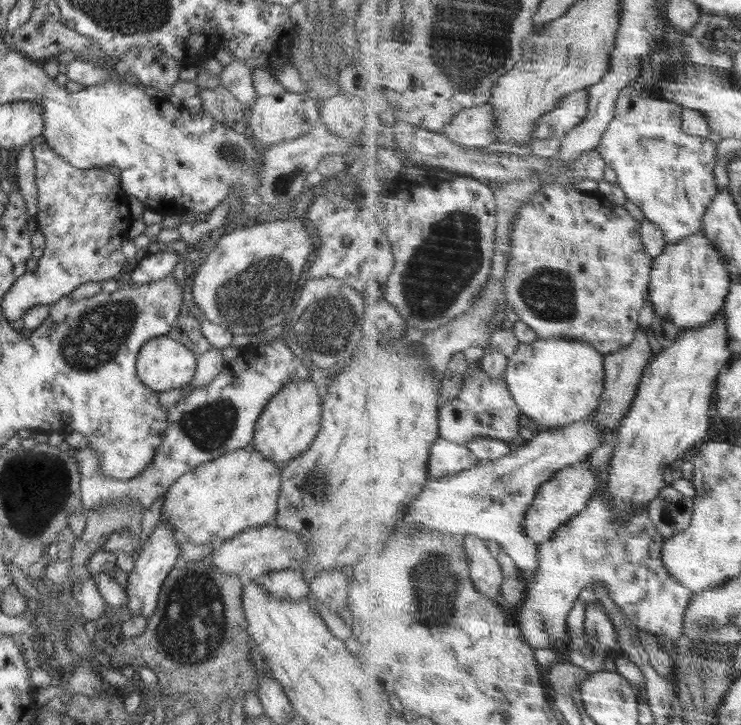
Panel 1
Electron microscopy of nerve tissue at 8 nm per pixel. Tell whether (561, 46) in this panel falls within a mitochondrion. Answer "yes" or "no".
no

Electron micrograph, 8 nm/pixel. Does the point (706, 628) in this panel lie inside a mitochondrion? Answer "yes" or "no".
yes

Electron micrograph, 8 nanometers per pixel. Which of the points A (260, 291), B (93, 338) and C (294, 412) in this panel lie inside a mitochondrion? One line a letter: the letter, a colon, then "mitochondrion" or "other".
A: mitochondrion
B: mitochondrion
C: other

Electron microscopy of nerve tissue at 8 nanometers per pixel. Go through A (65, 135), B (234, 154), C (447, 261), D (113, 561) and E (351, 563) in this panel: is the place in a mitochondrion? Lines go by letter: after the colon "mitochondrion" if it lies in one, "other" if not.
A: mitochondrion
B: mitochondrion
C: mitochondrion
D: other
E: other

